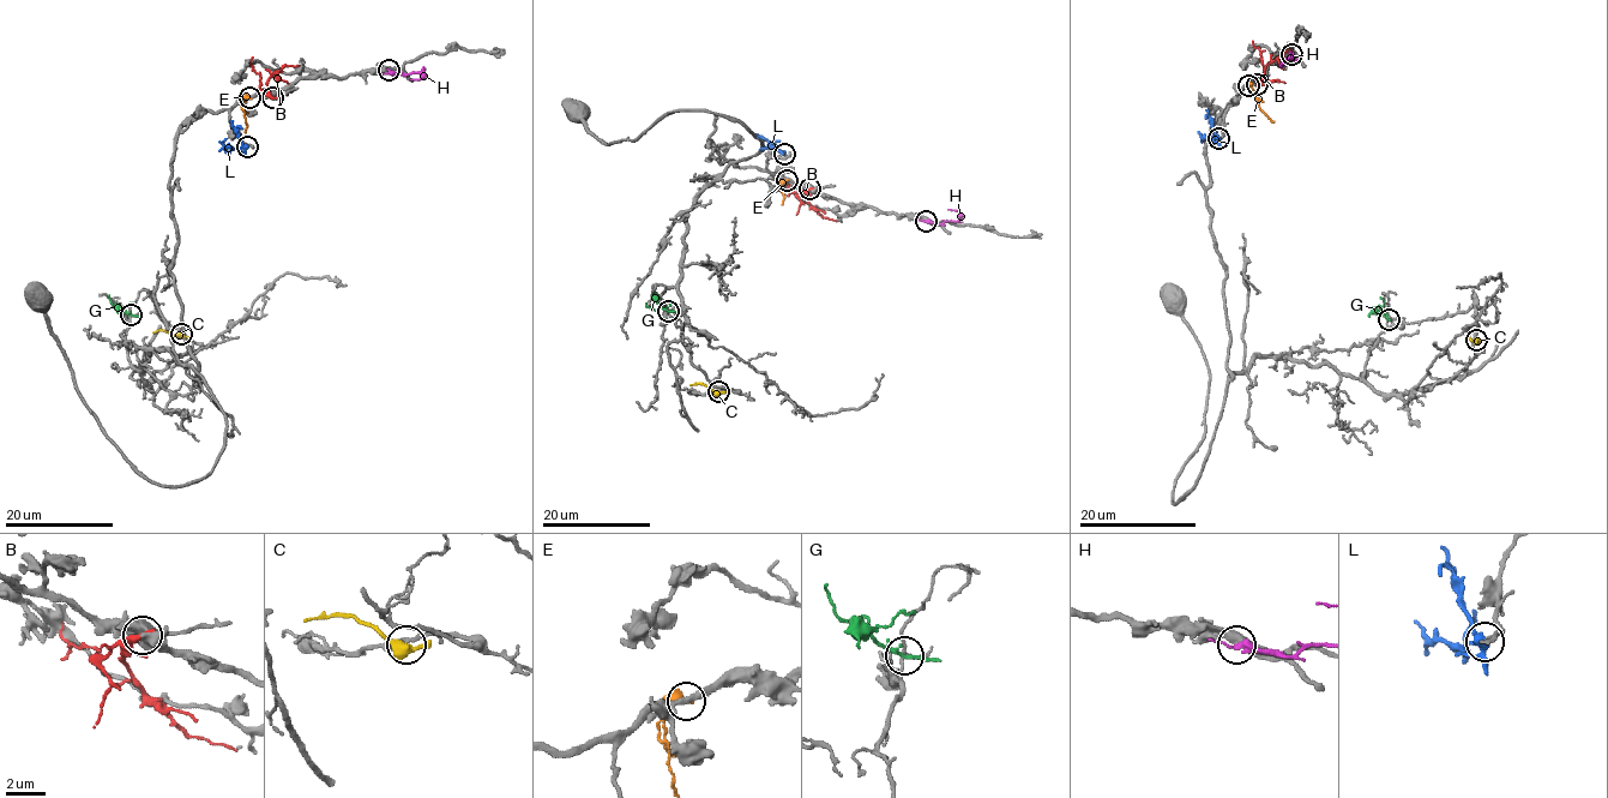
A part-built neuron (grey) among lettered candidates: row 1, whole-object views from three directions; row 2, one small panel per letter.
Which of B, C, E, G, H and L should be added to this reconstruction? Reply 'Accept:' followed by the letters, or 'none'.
Accept: none

